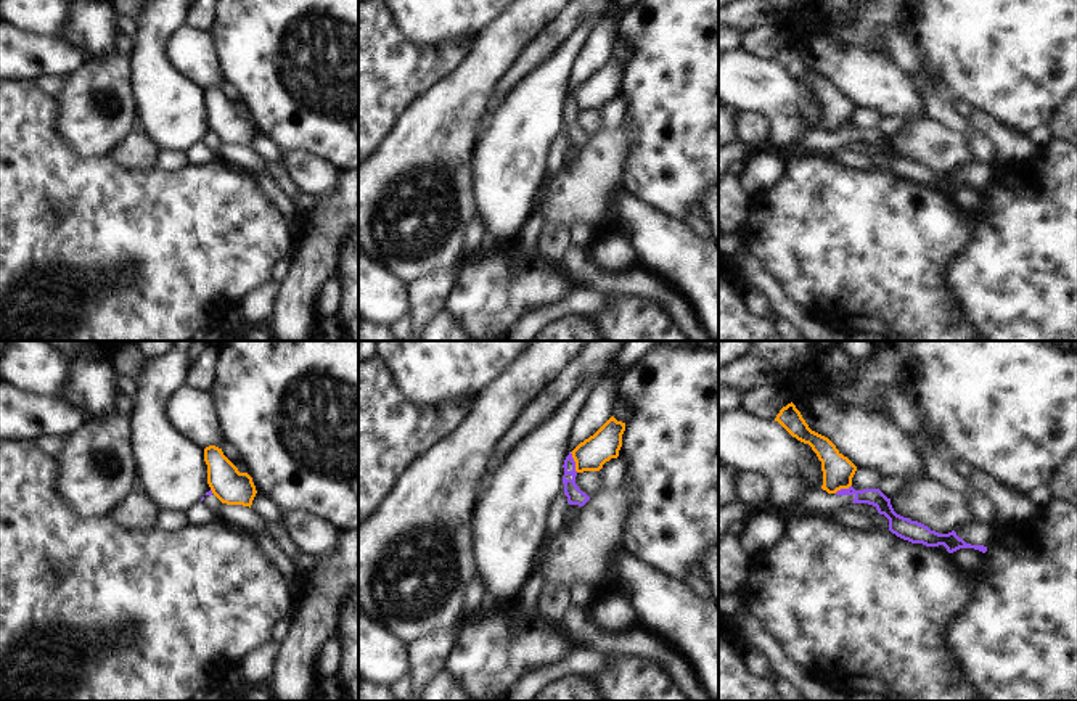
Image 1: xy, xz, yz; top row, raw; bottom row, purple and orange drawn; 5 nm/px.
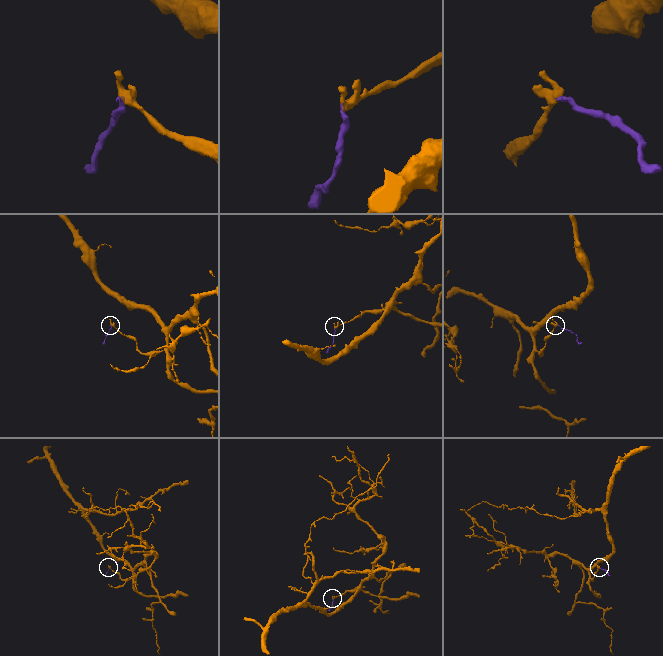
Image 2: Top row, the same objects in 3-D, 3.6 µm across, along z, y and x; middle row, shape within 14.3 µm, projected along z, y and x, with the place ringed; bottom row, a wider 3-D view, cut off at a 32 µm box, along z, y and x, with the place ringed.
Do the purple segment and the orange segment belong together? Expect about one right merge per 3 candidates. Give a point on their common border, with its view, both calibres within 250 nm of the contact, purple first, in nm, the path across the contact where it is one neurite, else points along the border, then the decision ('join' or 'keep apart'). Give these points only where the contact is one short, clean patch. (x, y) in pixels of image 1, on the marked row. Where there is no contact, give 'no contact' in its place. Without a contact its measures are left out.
contact xz (574, 462); calibres 80 and 160 nm; border xz (569, 452), (577, 471); keep apart

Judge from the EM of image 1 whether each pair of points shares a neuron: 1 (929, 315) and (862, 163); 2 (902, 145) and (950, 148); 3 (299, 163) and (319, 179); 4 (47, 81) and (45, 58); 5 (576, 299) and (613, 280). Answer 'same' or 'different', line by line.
1: different
2: same
3: same
4: different
5: different

